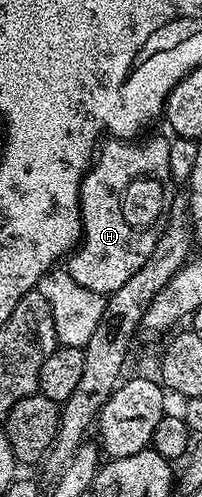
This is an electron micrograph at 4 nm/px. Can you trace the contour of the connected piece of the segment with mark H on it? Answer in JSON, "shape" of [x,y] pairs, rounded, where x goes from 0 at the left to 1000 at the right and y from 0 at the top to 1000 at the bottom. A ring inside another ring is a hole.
{"shape":[[[748,274],[678,282],[520,280],[490,292],[455,336],[416,352],[396,376],[406,473],[327,537],[396,575],[426,575],[426,584],[465,584],[520,600],[584,584],[624,559],[703,543],[743,511],[762,511],[762,495],[782,495],[812,449],[832,445],[832,421],[861,392],[861,364],[842,350],[842,294],[817,276]],[[604,322],[733,322],[723,330],[743,334],[713,334],[703,342],[792,350],[772,350],[772,362],[713,366],[703,378],[653,394],[594,402],[614,378]]]}

